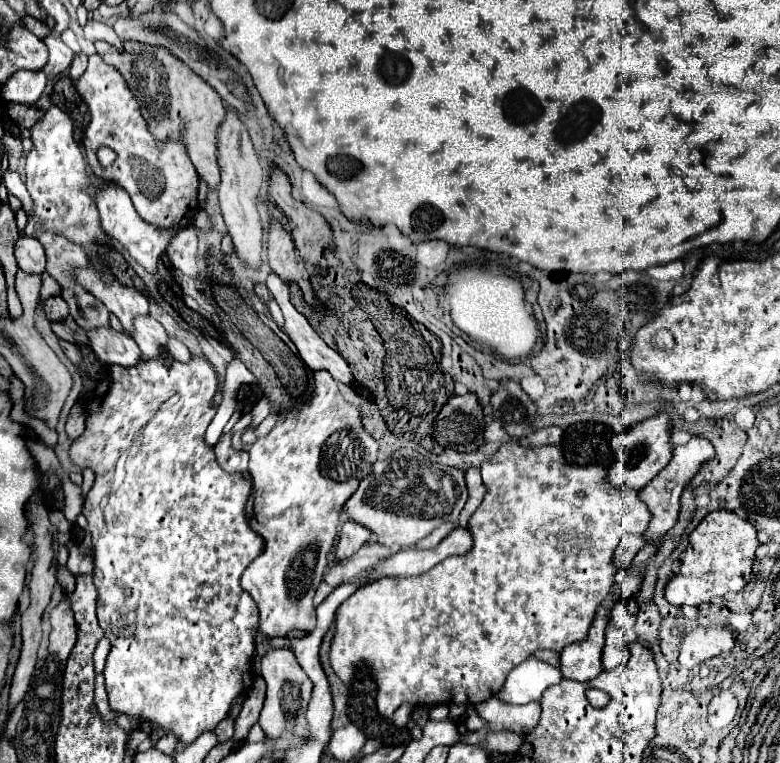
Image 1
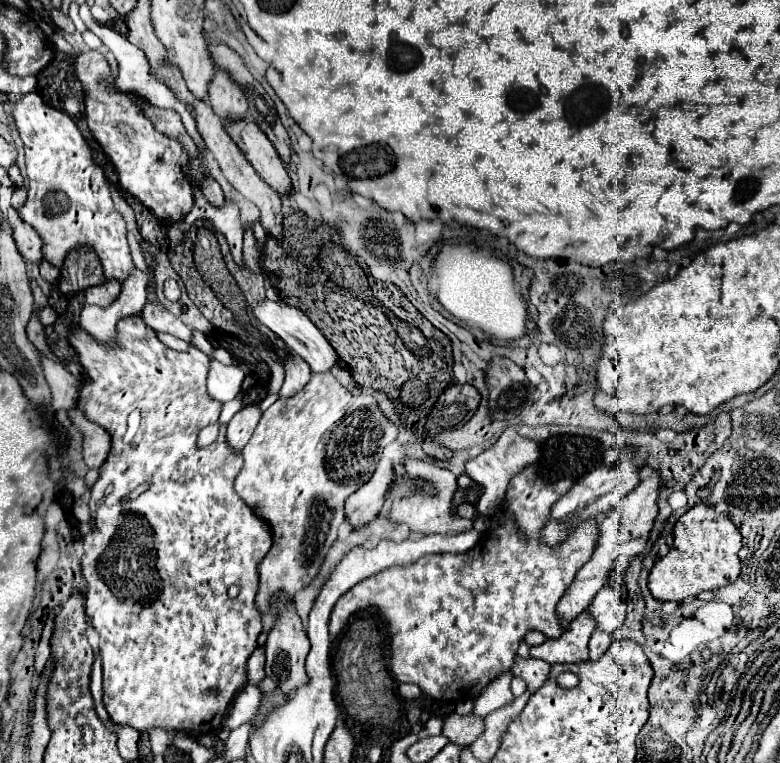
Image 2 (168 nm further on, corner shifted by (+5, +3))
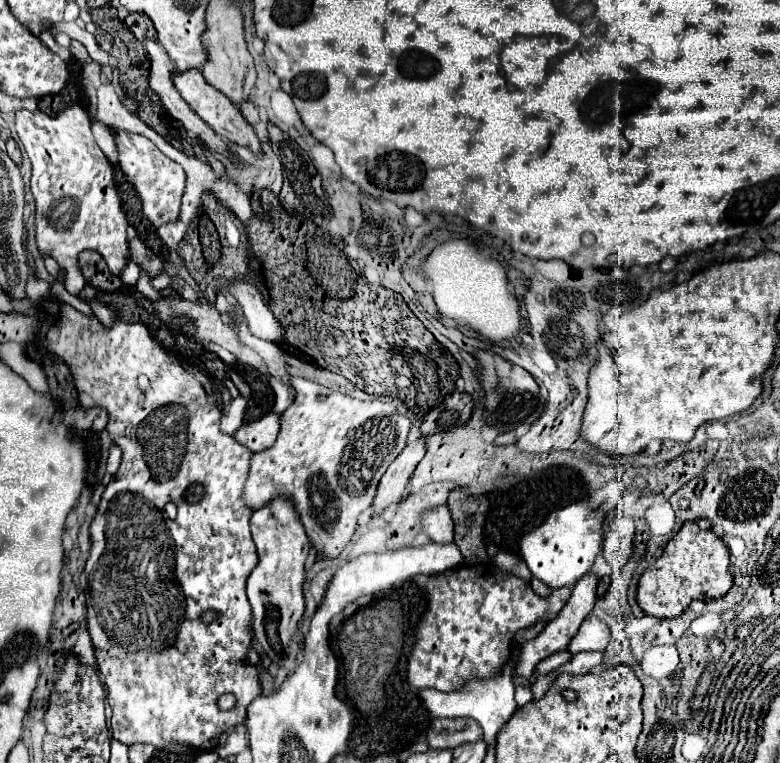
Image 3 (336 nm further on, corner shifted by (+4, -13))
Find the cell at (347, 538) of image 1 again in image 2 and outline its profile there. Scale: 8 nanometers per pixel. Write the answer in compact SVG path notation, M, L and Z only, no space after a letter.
M382 458L372 478L346 500L346 518L354 528L358 528L362 522L370 522L380 514L392 480L394 480L392 462L388 458Z

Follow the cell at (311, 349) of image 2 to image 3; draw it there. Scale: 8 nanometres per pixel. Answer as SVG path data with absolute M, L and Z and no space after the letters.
M237 280L229 292L237 298L237 302L241 304L243 312L245 312L245 320L249 326L249 332L261 340L273 342L273 344L287 344L285 340L285 328L275 320L273 312L269 310L269 306L263 302L261 294L257 288L249 288L249 284L245 284L243 280Z

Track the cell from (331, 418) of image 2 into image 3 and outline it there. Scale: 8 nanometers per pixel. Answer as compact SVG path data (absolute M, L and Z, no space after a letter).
M297 376L293 378L293 388L297 396L295 402L281 414L281 430L275 444L251 456L249 478L243 488L243 502L249 510L259 510L265 508L269 500L285 496L299 514L309 544L311 548L315 548L317 558L331 560L337 558L339 552L351 540L357 526L357 518L363 510L371 506L381 476L385 474L387 466L397 458L401 448L405 448L411 422L409 418L397 414L395 406L389 402L355 400Z

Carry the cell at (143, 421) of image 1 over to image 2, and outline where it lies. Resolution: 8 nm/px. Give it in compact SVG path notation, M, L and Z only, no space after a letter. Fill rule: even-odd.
M132 314L132 316L126 316L124 320L120 320L114 346L100 344L80 326L76 326L72 330L68 340L70 340L72 348L76 350L80 364L88 372L88 378L80 392L78 406L84 410L88 420L100 424L112 436L112 450L100 468L98 482L90 488L92 520L90 520L90 532L84 538L84 556L82 556L82 574L86 578L86 616L92 622L94 630L100 634L100 656L102 656L102 666L104 666L104 706L106 706L112 722L116 722L118 726L132 726L134 730L140 730L140 732L162 726L162 728L174 728L178 732L186 732L190 736L218 734L220 728L224 726L224 722L212 722L212 720L222 720L226 716L228 706L230 706L232 698L236 696L236 692L240 692L240 688L244 688L248 684L246 664L248 664L250 654L258 646L256 638L262 630L262 616L254 604L254 598L258 592L258 564L272 546L272 534L270 534L270 526L266 524L266 520L260 520L252 512L252 508L248 508L244 504L244 500L240 500L240 496L234 492L234 478L242 468L242 454L232 452L232 448L228 448L228 442L224 436L226 424L220 424L220 434L216 438L216 442L212 442L206 448L196 446L198 432L204 426L218 422L218 416L222 410L222 404L212 400L206 392L206 376L208 376L210 360L198 348L190 348L188 352L176 352L176 350L164 346L158 340L156 332L144 324L140 314ZM146 482L150 484L148 492L140 494L140 498L136 498L136 500L126 500L126 496L136 486L146 484ZM124 512L132 512L150 524L150 528L152 528L150 540L140 540L140 538L124 540L126 526L128 526L128 534L134 532L132 522L124 520ZM232 584L240 586L240 594L236 598L228 598L228 588Z

